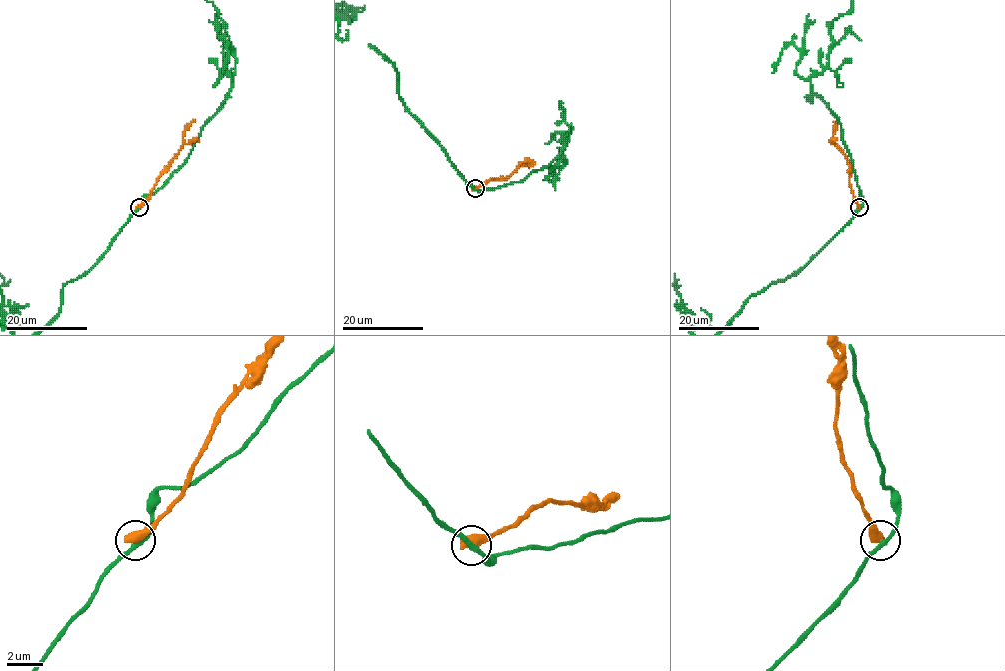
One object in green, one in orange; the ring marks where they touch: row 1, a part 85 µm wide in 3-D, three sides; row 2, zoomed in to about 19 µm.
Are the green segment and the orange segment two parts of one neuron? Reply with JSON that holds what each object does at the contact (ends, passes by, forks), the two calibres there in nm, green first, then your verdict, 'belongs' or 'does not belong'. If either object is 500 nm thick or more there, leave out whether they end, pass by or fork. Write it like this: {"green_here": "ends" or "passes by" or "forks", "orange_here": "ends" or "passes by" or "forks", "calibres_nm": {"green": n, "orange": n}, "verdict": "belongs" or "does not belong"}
{"calibres_nm": {"green": 240, "orange": 650}, "verdict": "does not belong"}

